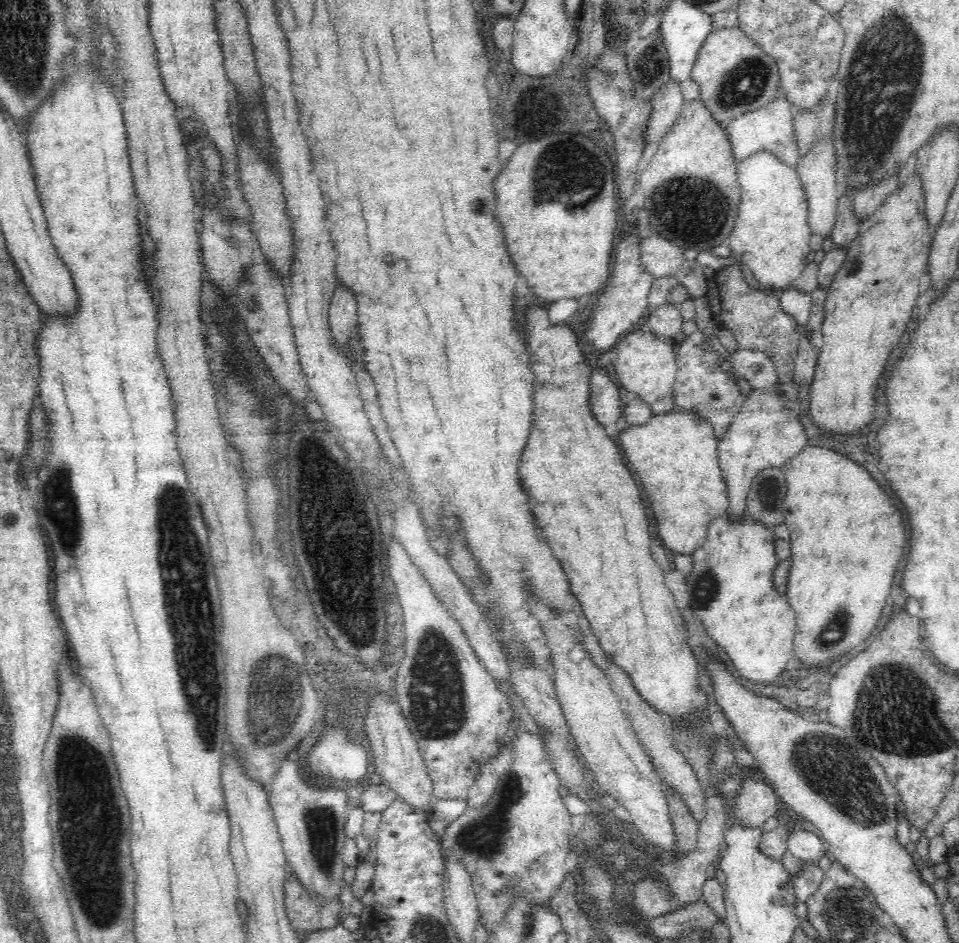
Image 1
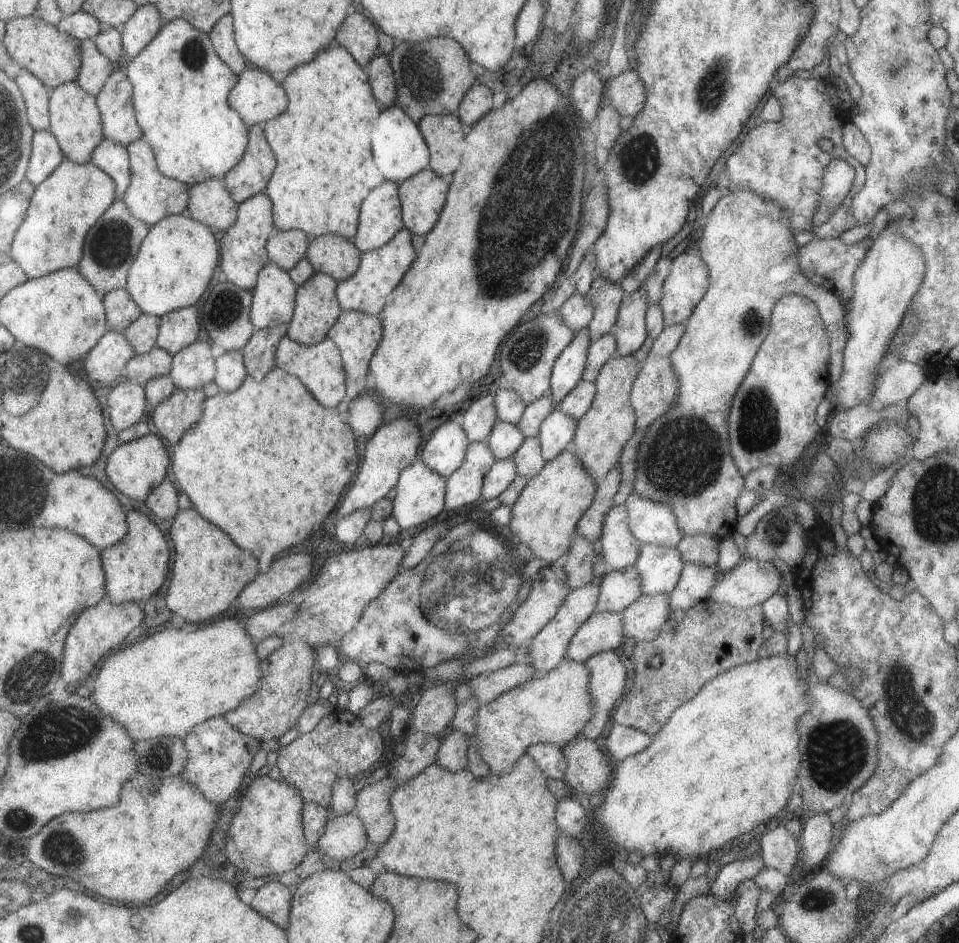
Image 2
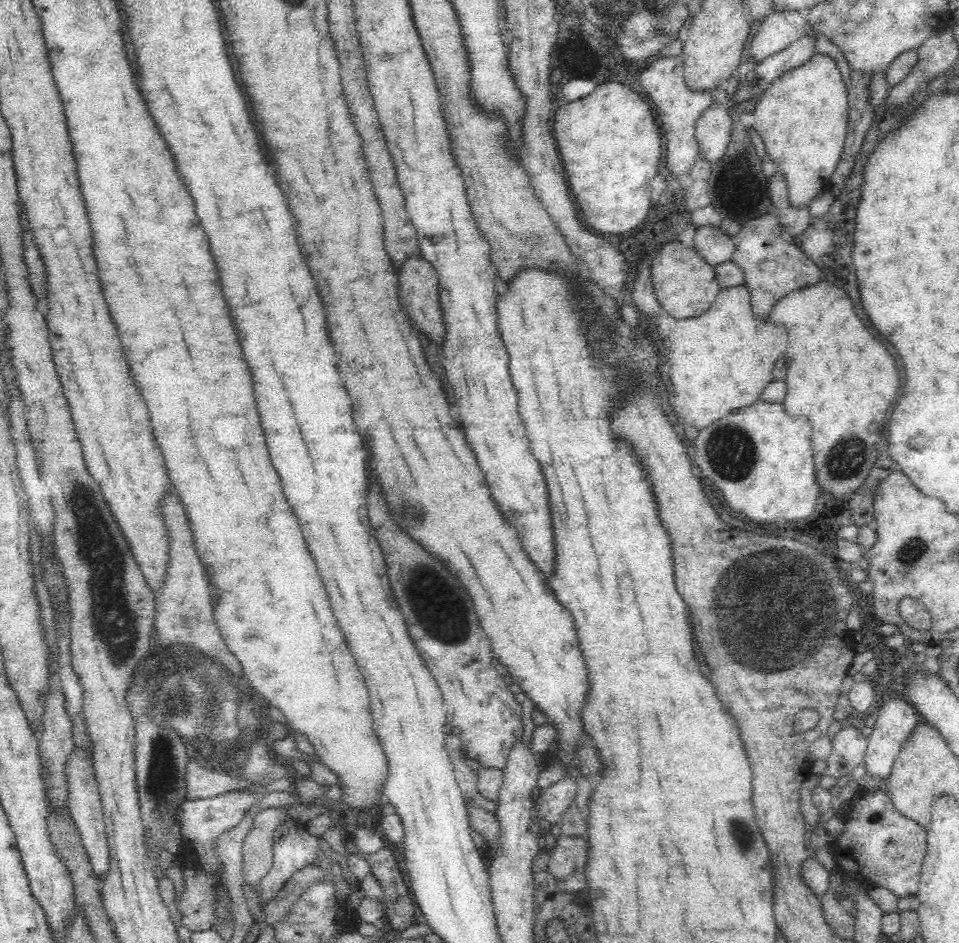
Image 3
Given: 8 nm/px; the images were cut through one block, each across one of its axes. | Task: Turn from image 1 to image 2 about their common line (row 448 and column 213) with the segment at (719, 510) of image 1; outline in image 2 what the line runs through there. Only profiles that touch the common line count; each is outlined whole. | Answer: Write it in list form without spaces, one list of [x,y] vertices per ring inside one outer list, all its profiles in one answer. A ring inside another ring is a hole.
[[[233,614],[222,615],[195,627],[169,626],[147,638],[140,638],[123,650],[107,655],[88,682],[93,688],[91,698],[99,710],[118,722],[134,742],[158,736],[183,740],[196,724],[235,710],[243,699],[249,698],[260,687],[261,659],[257,656],[255,642],[246,631],[243,621]]]

